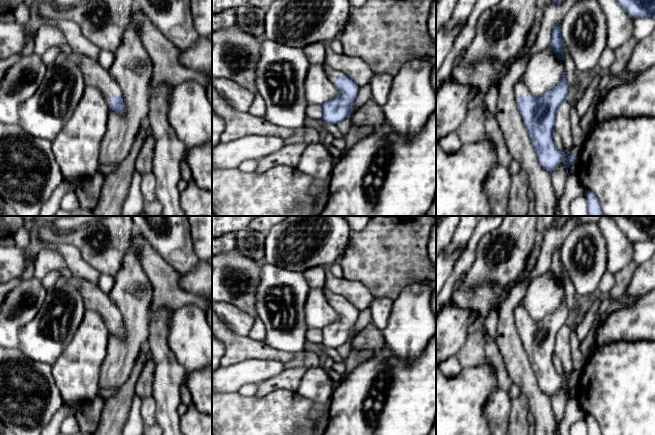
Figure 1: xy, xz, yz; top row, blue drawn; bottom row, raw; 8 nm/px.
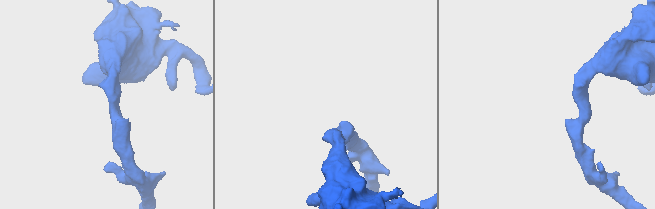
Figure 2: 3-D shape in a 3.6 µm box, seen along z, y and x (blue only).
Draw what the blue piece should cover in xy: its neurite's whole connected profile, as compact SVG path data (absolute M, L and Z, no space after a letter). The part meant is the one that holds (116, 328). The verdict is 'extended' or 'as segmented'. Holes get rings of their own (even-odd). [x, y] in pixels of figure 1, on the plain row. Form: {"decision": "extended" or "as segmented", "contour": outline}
{"decision": "extended", "contour": "M74 275L66 283L77 287L86 310L96 311L102 317L109 334L119 338L124 336L125 328L122 314L107 294L94 283Z"}

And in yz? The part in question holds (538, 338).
{"decision": "extended", "contour": "M566 296L559 307L543 319L533 320L523 304L514 312L518 334L541 390L548 396L562 386L564 376L557 373L553 364L553 355L558 331L566 327L569 308Z"}

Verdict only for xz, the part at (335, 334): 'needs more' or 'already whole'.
needs more

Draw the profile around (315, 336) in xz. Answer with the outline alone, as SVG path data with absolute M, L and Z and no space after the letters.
M309 329L306 333L307 340L315 343L322 344L323 335L320 329Z

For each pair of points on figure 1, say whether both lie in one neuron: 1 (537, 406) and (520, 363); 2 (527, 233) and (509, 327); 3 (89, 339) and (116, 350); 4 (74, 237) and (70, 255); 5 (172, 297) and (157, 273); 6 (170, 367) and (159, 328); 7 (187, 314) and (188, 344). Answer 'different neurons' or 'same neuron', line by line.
1: same neuron
2: different neurons
3: different neurons
4: different neurons
5: same neuron
6: same neuron
7: same neuron

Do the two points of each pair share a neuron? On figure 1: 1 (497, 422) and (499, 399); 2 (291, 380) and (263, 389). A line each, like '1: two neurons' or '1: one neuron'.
1: one neuron
2: one neuron

